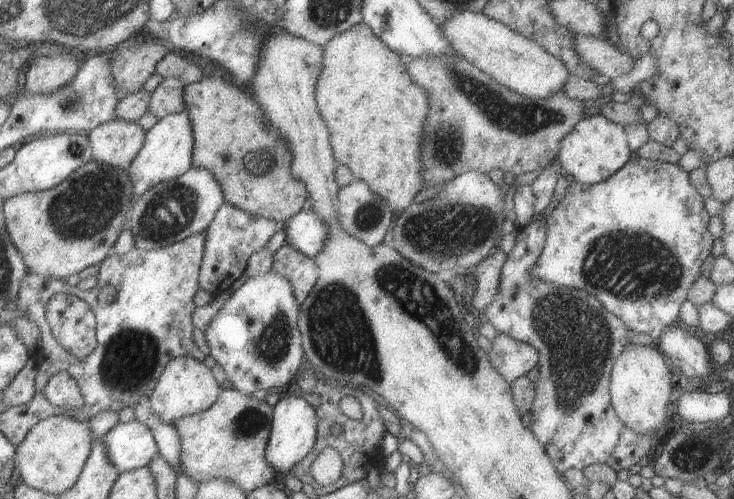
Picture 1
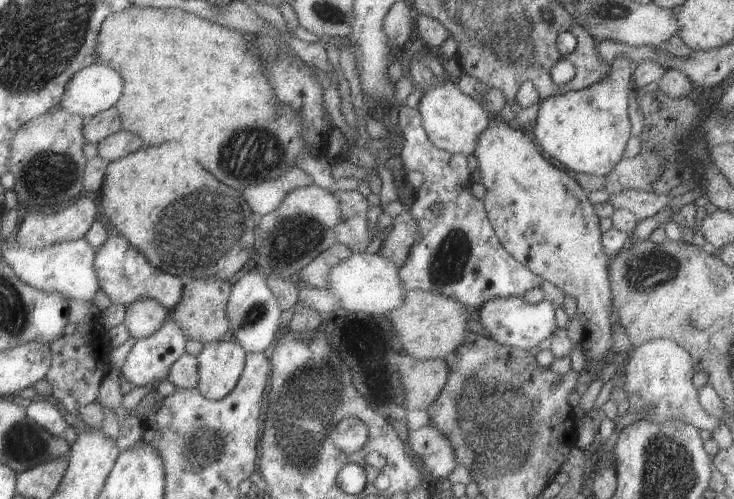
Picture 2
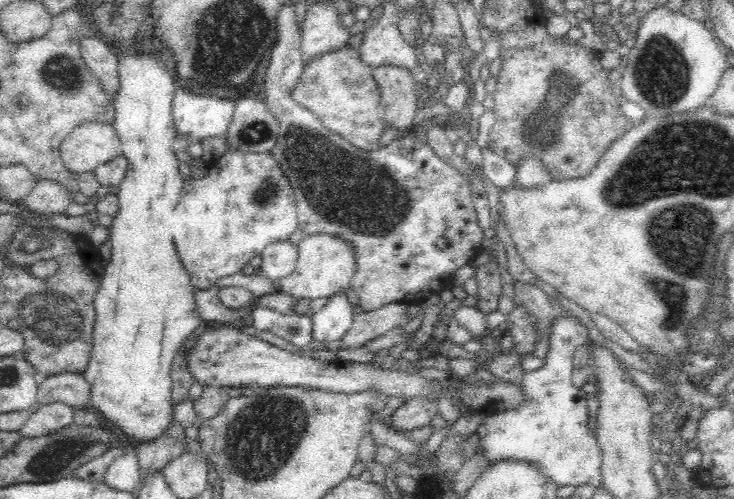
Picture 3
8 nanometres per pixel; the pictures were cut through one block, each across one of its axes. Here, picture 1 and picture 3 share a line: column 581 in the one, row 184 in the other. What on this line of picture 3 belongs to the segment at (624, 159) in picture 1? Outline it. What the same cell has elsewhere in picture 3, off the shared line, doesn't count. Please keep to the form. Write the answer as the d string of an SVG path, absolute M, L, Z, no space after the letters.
M164 50L155 51L154 53L146 54L134 54L127 55L122 54L121 51L116 51L118 61L118 75L120 75L120 92L112 98L113 109L115 110L115 118L112 119L112 127L116 131L116 136L120 142L121 150L120 154L126 157L128 161L128 172L124 176L124 180L120 182L120 190L116 195L119 200L118 214L114 216L112 225L110 228L111 234L111 258L110 262L102 269L101 272L101 285L98 288L98 292L95 296L95 314L96 322L93 332L92 352L86 371L82 374L88 385L91 387L91 397L88 402L89 409L102 412L104 420L108 424L112 424L115 430L120 430L122 434L126 434L126 438L130 440L132 446L136 447L143 443L148 443L162 435L166 435L172 420L175 420L174 406L172 400L172 382L171 382L171 364L174 356L178 354L178 350L182 351L183 344L194 336L194 331L200 326L202 322L199 312L196 309L195 303L195 287L191 283L189 274L183 267L182 261L178 256L178 250L176 250L176 244L174 244L174 236L172 236L172 228L174 228L174 222L176 222L176 205L181 197L181 190L183 187L182 177L178 172L178 159L176 159L175 152L173 150L173 142L177 134L173 119L172 119L172 101L175 93L175 73L170 72L170 66L167 65L169 57Z

